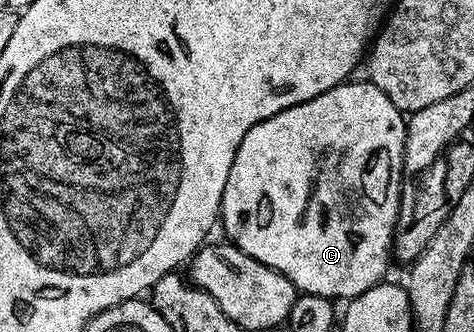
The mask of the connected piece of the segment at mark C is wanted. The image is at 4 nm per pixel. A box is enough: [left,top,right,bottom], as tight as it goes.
[223,82,407,302]

